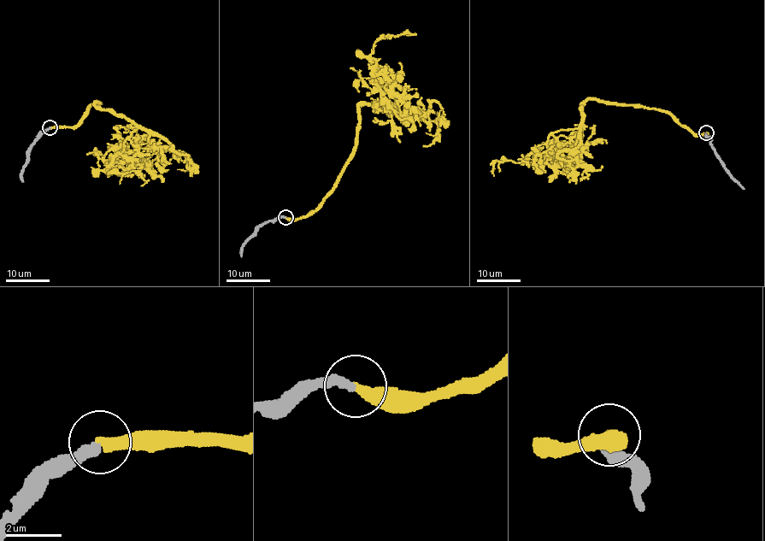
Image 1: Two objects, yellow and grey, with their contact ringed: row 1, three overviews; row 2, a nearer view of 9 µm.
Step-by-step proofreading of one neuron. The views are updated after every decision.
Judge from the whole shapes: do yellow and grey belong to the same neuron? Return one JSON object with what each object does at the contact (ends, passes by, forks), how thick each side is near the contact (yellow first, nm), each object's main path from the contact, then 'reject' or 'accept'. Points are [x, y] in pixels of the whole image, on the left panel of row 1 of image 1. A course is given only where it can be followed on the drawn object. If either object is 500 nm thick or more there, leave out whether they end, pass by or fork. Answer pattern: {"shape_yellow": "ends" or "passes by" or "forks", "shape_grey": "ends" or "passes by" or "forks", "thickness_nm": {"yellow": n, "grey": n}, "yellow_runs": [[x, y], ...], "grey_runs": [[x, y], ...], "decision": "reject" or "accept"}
{"shape_yellow": "ends", "shape_grey": "ends", "thickness_nm": {"yellow": 400, "grey": 320}, "yellow_runs": [[50, 126], [73, 128], [96, 103], [124, 114], [138, 128], [107, 171], [137, 172], [146, 181], [141, 185]], "grey_runs": [[50, 126], [43, 132], [31, 149], [21, 175], [23, 181]], "decision": "accept"}

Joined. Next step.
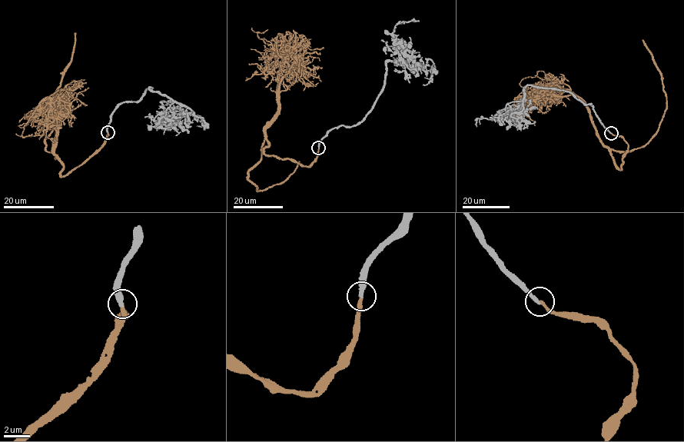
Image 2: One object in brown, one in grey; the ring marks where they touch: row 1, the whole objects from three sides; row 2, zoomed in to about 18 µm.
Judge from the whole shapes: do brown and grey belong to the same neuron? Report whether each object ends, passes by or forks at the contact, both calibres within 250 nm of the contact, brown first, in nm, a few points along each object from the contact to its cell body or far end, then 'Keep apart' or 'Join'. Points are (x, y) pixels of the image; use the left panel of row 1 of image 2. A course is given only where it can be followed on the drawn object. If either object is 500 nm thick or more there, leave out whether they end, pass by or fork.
At the ring brown ends. At the ring grey ends. Thickness 220 nm (brown) against 320 nm. Course of brown: (107, 132), (97, 150), (62, 176), (62, 164), (47, 151), (51, 100), (71, 60), (74, 33). Course of grey: (107, 133), (113, 111), (137, 102), (151, 88), (174, 102), (156, 127), (173, 127), (175, 135). Join

